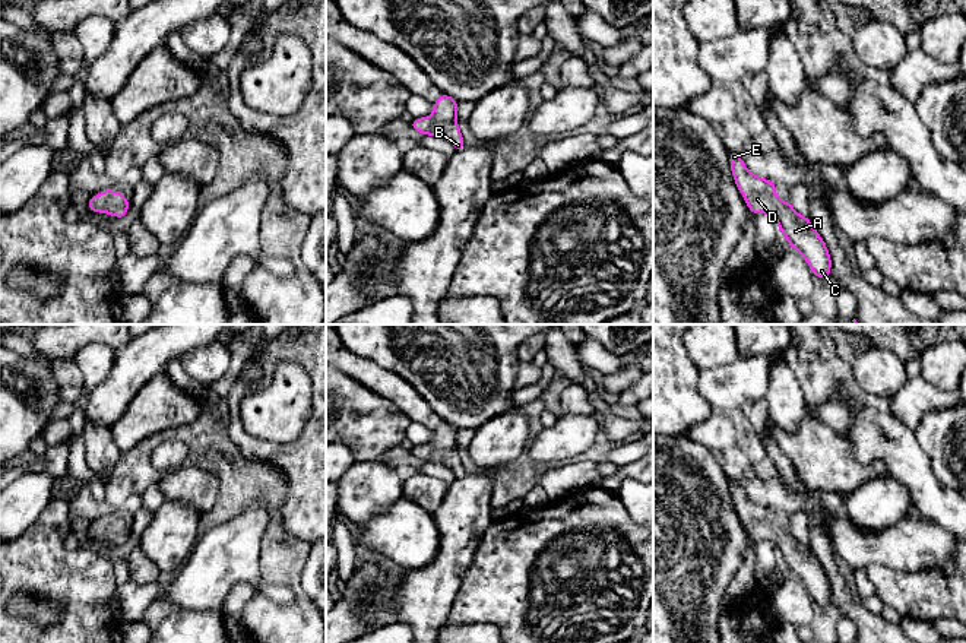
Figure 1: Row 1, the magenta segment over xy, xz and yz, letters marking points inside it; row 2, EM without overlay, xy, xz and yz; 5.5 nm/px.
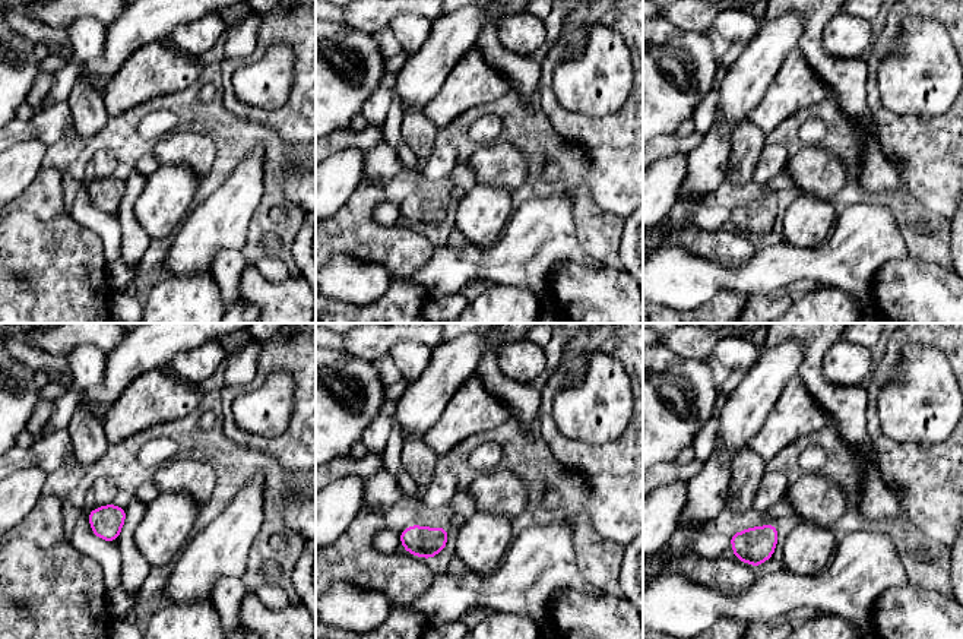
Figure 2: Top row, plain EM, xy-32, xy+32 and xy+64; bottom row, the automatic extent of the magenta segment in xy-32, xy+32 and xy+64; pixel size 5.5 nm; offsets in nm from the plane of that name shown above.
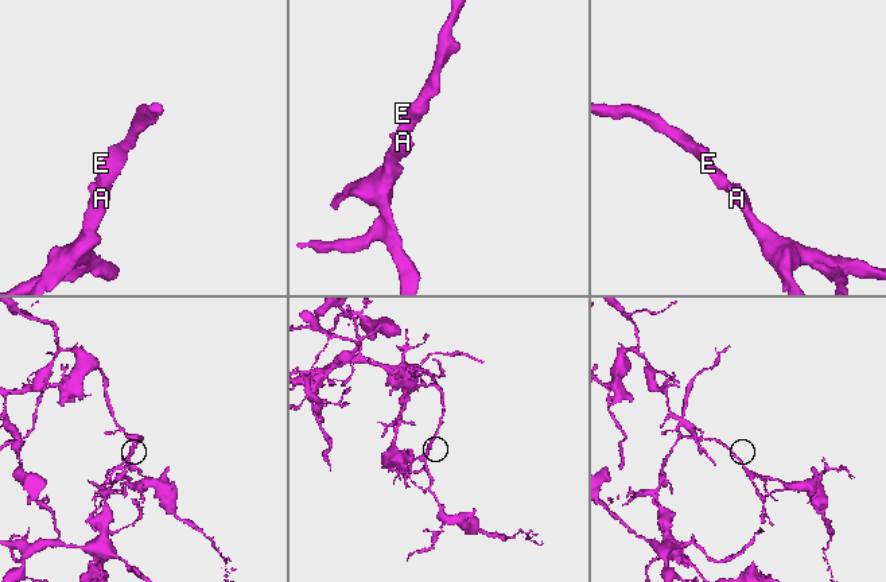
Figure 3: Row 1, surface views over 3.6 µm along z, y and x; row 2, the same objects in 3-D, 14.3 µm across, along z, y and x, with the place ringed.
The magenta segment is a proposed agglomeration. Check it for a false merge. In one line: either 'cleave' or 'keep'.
keep

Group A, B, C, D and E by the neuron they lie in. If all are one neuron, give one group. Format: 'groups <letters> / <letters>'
groups A B C D E

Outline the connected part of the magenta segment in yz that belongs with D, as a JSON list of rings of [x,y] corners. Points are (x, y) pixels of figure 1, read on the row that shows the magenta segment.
[[[729,151],[729,159],[737,187],[750,210],[754,215],[775,215],[777,228],[786,235],[788,244],[805,257],[814,276],[826,279],[830,275],[830,254],[808,216],[798,215],[789,200],[780,202],[775,191],[775,181],[751,174],[738,152]]]

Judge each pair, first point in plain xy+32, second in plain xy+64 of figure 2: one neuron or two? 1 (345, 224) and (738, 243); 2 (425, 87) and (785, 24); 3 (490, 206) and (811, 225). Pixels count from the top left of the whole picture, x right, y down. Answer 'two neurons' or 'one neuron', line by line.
1: one neuron
2: one neuron
3: one neuron

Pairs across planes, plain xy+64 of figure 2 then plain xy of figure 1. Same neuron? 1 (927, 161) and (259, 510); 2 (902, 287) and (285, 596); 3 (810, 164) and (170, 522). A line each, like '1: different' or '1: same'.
1: different
2: different
3: different

